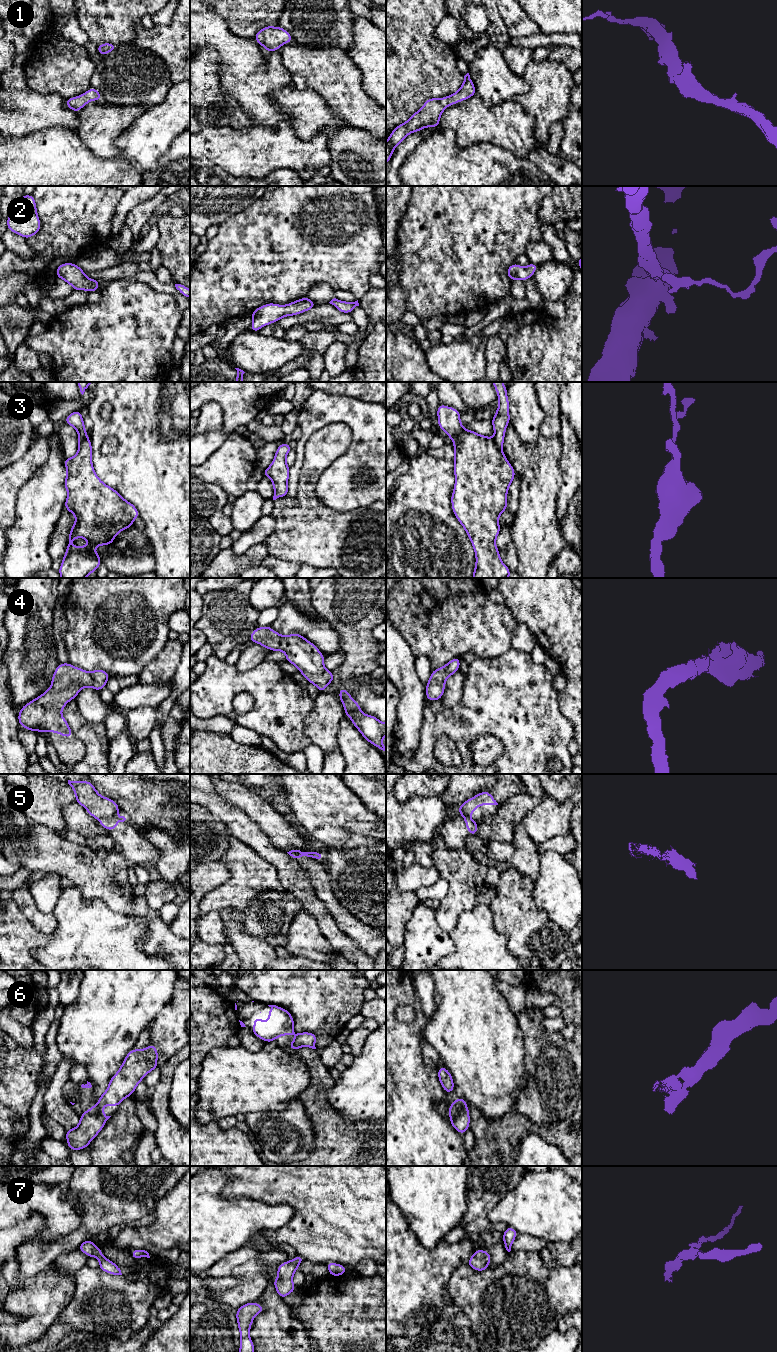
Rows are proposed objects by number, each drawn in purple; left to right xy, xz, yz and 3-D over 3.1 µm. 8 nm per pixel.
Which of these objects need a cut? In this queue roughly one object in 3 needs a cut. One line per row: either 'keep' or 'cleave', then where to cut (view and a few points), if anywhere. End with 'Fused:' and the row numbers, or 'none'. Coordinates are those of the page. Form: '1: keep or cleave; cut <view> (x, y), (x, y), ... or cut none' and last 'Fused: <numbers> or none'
1: keep; cut none
2: keep; cut none
3: cleave; cut yz (493, 438), (501, 448)
4: keep; cut none
5: cleave; cut xy (116, 814), (99, 820)
6: keep; cut none
7: keep; cut none
Fused: 3, 5

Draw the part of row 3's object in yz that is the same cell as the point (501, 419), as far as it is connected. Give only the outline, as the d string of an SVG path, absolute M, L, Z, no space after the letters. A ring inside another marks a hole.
M491 382L497 392L499 406L496 414L491 420L494 428L494 440L499 447L503 447L504 437L507 425L510 423L509 400L507 396L507 388L503 382Z

